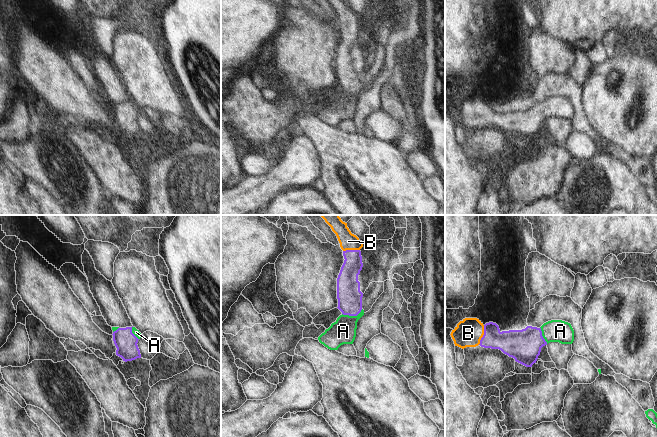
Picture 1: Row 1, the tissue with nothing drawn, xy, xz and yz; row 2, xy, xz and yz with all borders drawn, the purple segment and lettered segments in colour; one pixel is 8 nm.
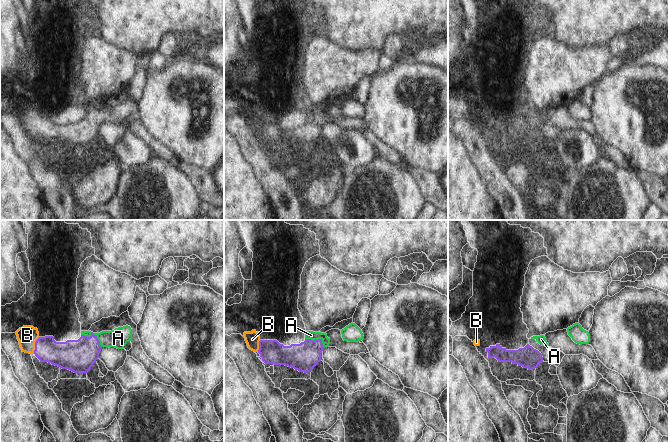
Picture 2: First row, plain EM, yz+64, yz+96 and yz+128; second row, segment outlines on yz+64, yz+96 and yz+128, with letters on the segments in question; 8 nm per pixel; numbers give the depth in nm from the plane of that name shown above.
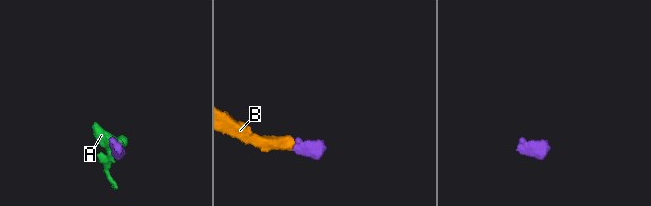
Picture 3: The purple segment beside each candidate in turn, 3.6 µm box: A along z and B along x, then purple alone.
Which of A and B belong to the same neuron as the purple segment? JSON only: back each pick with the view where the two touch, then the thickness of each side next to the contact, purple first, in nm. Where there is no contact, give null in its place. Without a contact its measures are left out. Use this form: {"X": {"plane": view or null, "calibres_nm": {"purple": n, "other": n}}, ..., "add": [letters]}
{"A": {"plane": "xz", "calibres_nm": {"purple": 200, "other": 200}}, "B": {"plane": "yz", "calibres_nm": {"purple": 220, "other": 220}}, "add": ["A", "B"]}

